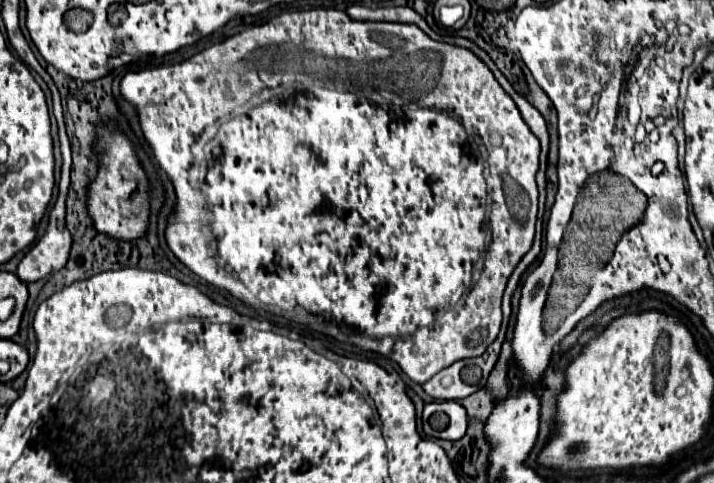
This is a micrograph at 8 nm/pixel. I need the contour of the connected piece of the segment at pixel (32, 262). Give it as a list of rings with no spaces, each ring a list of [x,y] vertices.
[[[62,144],[62,158],[64,158],[64,162],[62,162],[62,174],[60,174],[60,184],[58,184],[58,200],[56,200],[56,204],[54,204],[54,208],[52,208],[52,212],[50,212],[48,230],[46,230],[44,236],[38,238],[38,242],[36,242],[36,244],[30,248],[30,252],[22,258],[18,270],[16,270],[16,274],[18,274],[20,280],[24,280],[24,282],[36,282],[36,280],[40,280],[40,278],[44,278],[44,276],[48,276],[48,274],[52,274],[52,272],[58,272],[58,270],[62,270],[64,264],[68,262],[68,252],[70,252],[70,248],[72,248],[72,236],[70,236],[70,232],[68,232],[68,228],[66,228],[64,216],[66,216],[66,194],[68,194],[68,186],[70,186],[70,166],[72,166],[72,158],[70,158],[70,150],[64,148],[64,144]]]

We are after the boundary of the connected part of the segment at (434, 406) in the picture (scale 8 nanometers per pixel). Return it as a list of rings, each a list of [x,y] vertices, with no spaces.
[[[430,402],[424,406],[422,428],[430,438],[460,440],[468,430],[468,416],[458,402]]]

